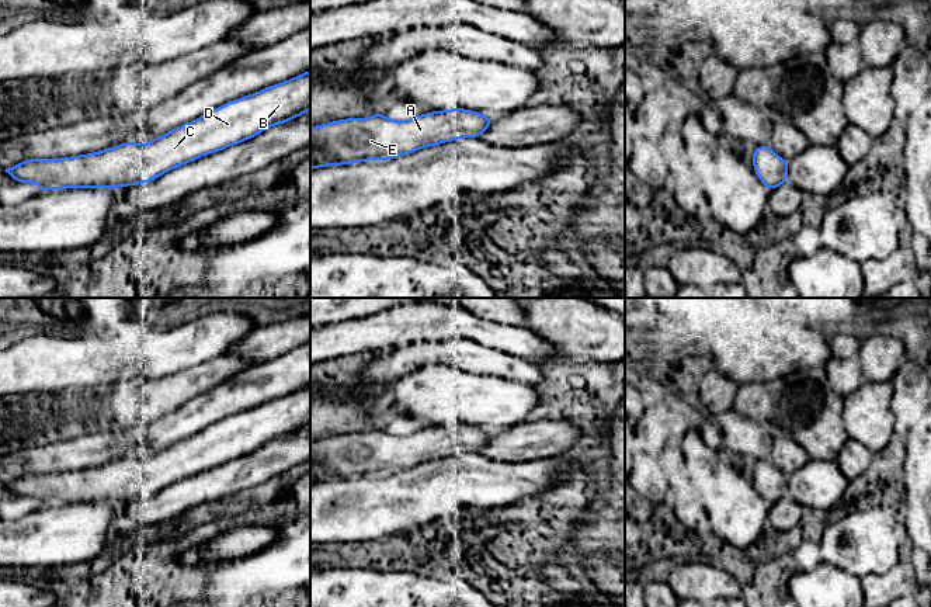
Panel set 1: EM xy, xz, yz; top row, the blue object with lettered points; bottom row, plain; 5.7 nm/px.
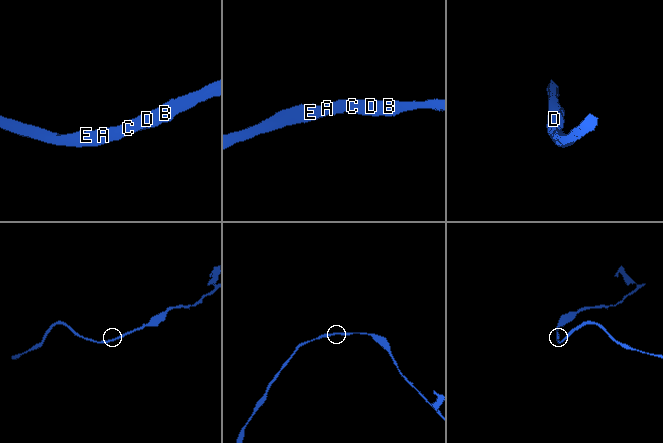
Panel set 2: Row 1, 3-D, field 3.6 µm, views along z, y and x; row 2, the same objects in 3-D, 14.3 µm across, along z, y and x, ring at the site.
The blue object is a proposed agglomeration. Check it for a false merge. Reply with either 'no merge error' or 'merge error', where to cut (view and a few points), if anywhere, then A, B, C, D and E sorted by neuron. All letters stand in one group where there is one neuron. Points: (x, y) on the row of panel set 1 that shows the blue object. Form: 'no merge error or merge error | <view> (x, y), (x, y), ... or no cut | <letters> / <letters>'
no merge error | no cut | A B C D E

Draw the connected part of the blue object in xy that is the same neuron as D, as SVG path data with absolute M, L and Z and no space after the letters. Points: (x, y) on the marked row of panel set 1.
M310 70L232 100L146 145L125 142L97 153L22 160L4 171L17 183L38 184L42 192L145 184L201 156L251 139L309 110Z

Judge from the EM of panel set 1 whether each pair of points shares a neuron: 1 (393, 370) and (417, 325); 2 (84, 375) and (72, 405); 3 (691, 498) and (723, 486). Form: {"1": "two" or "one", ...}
{"1": "two", "2": "two", "3": "two"}

